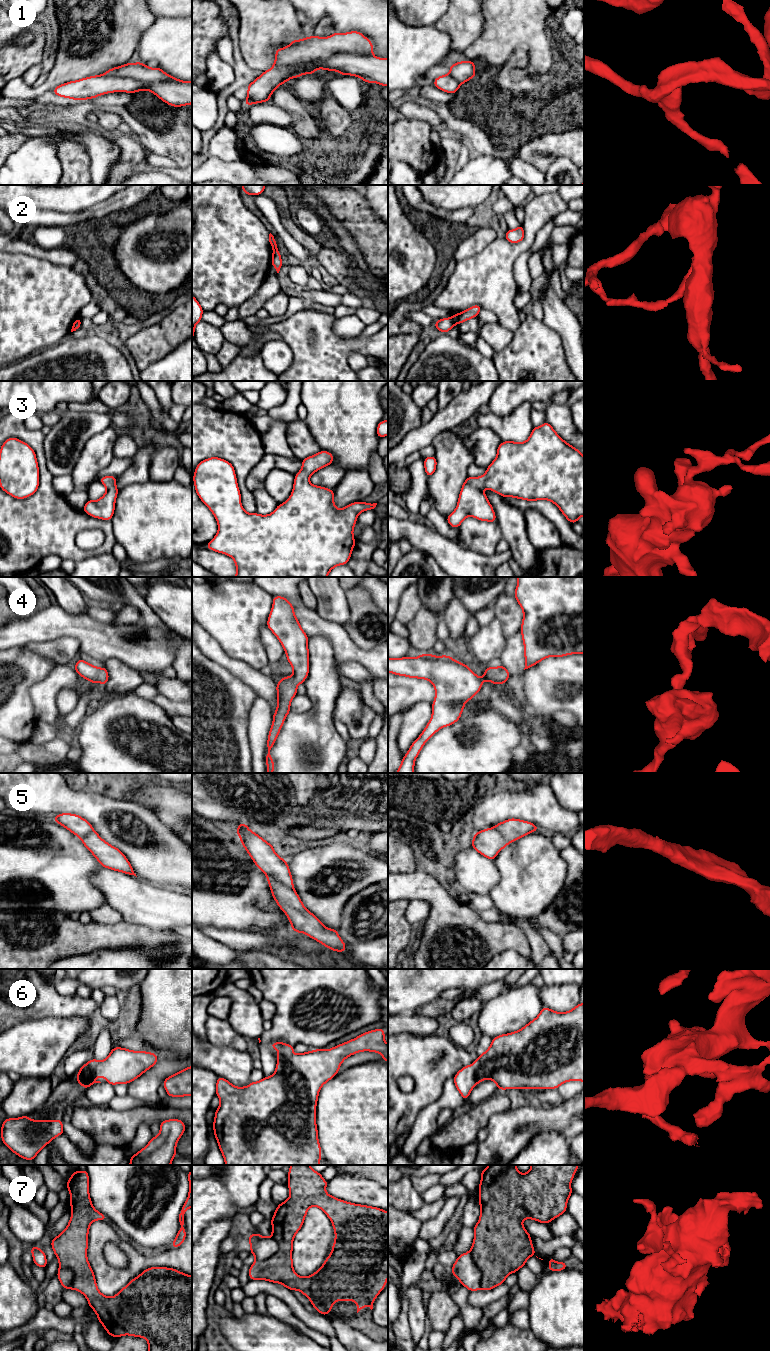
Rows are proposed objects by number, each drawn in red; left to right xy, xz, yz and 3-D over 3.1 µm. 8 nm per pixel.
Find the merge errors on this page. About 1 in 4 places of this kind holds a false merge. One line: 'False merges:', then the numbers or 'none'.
False merges: 2, 7

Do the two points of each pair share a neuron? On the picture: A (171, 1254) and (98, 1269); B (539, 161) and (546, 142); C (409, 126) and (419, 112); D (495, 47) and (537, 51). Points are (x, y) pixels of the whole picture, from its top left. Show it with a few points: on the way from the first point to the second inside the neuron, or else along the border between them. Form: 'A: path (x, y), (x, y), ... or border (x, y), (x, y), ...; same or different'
A: path (153, 1261), (140, 1262), (129, 1273), (116, 1273); same
B: path (533, 156), (531, 152), (540, 148); same
C: border (405, 117), (424, 120), (431, 128); different
D: path (505, 42), (527, 42); same

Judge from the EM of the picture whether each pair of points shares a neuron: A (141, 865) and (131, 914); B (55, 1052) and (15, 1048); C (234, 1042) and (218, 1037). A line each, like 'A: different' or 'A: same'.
A: different
B: same
C: same

